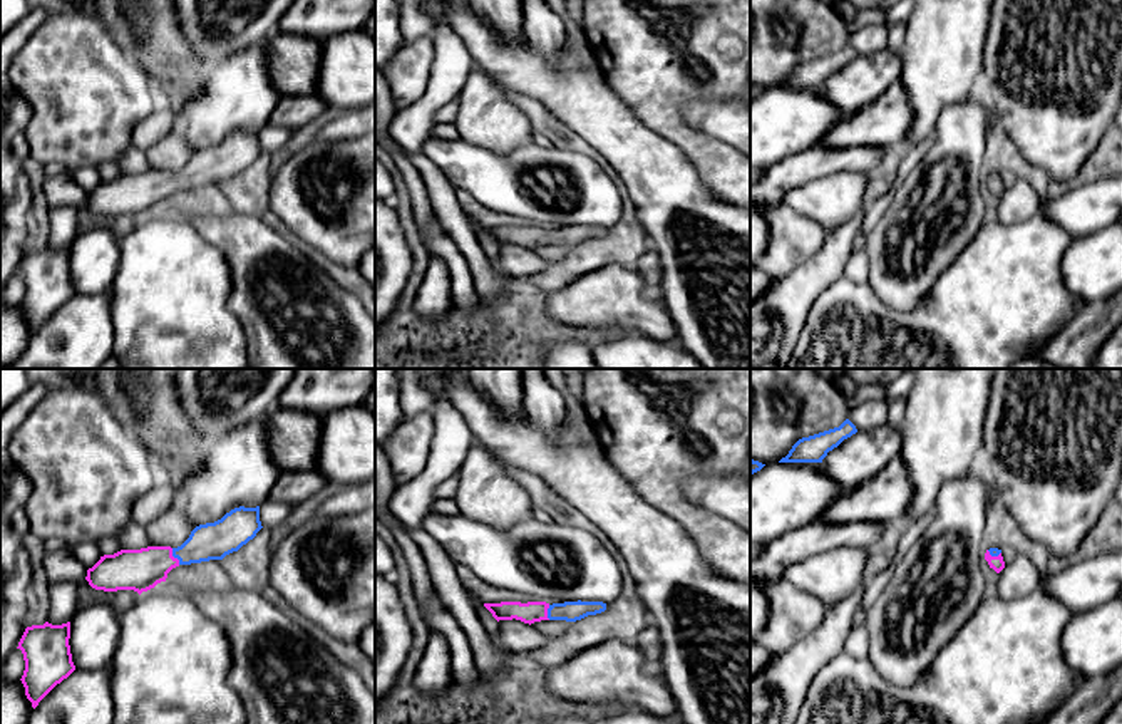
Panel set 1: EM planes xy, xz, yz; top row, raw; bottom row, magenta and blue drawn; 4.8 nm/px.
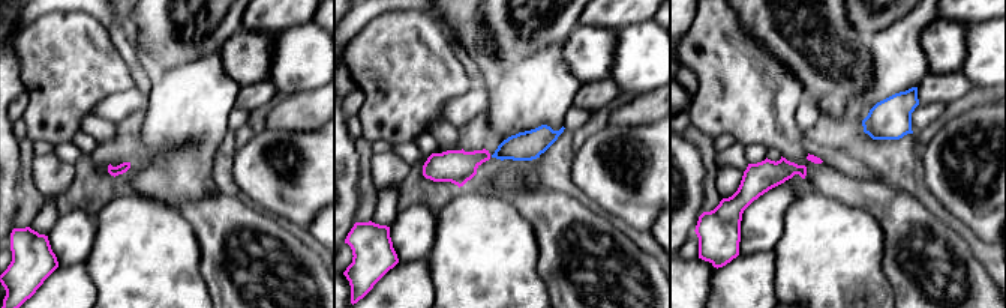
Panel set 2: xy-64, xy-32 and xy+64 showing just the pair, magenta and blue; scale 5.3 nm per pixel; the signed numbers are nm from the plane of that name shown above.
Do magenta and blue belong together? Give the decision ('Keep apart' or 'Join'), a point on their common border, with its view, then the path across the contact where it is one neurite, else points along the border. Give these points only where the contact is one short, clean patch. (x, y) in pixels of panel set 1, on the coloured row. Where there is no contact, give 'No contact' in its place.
Join. Touches magenta at xy (173, 557). Path across: xy (139, 570), (173, 557), (185, 555), (215, 540)

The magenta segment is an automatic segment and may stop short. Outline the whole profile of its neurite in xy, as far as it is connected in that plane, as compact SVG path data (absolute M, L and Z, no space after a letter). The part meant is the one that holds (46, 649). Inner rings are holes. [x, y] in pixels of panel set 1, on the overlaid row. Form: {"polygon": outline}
{"polygon": "M45 622L25 628L17 649L22 650L25 660L20 680L33 709L75 670L69 639L70 622L62 625Z"}

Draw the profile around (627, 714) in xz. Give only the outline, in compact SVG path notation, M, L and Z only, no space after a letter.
M621 707L618 714L605 717L596 724L682 724L673 719L656 717L635 707Z

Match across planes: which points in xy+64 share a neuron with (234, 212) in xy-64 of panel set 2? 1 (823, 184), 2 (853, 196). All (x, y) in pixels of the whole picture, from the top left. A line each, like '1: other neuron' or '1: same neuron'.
1: same neuron
2: same neuron

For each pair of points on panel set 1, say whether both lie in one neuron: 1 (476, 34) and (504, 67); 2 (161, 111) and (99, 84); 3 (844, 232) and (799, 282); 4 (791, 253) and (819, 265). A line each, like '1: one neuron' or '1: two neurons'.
1: one neuron
2: two neurons
3: one neuron
4: two neurons

